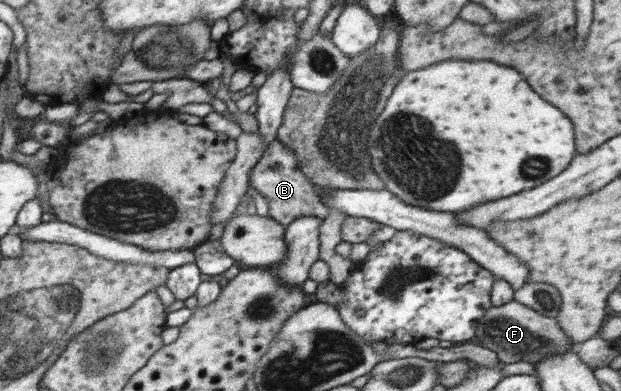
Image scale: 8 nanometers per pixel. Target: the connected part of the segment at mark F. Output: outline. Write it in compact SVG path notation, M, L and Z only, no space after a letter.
M515 299L502 305L491 305L484 310L474 336L476 341L472 341L472 343L494 351L502 363L524 360L534 364L546 356L566 352L574 346L570 337L559 329L555 318L544 317L540 312L518 303Z

